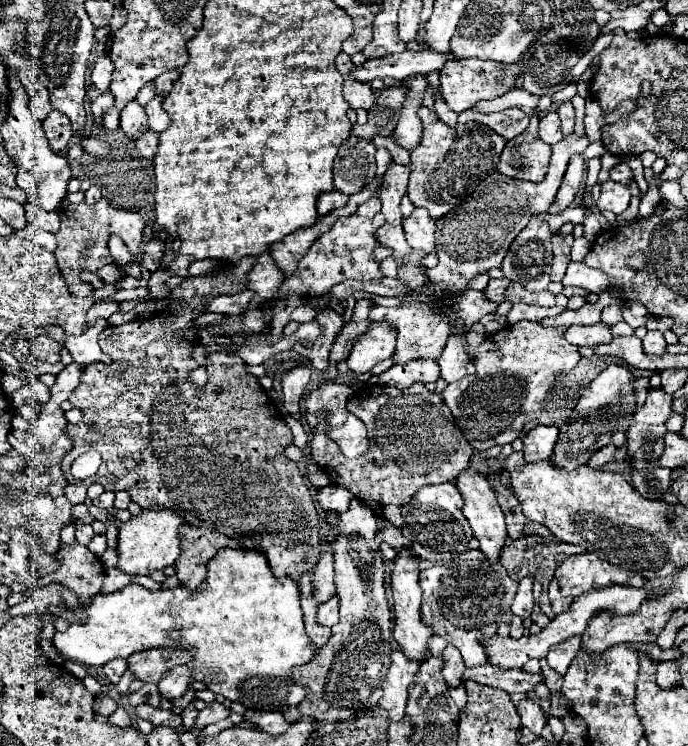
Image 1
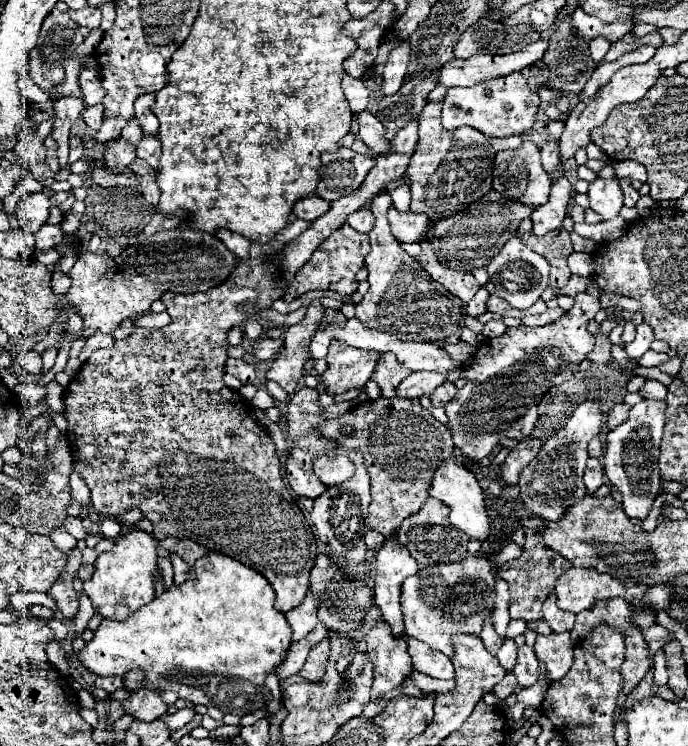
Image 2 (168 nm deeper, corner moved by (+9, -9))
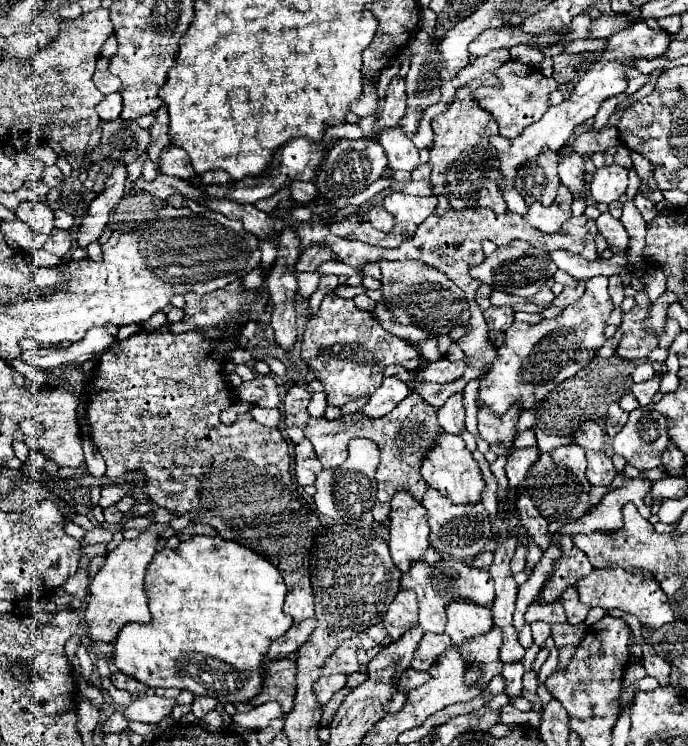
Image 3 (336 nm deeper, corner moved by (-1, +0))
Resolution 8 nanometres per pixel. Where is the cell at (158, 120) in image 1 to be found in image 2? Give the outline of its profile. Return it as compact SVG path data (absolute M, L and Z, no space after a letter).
M144 136L142 142L136 148L138 158L146 160L154 170L160 170L160 156L162 156L162 144L154 136Z

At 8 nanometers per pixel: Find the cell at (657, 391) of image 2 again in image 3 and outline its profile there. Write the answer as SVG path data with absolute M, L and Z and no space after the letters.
M654 375L650 381L636 383L632 387L632 395L638 399L638 403L642 407L646 407L646 405L650 405L654 401L654 395L660 391L660 381L662 381L662 377L660 375Z

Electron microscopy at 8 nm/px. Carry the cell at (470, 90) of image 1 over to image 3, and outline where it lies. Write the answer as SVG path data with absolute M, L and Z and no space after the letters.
M508 61L504 63L498 71L496 71L500 85L482 85L478 87L472 95L476 99L476 103L486 109L498 123L500 127L500 135L514 139L518 137L528 125L536 123L550 107L548 95L552 91L556 91L556 81L552 77L544 77L538 69L522 65L518 61Z

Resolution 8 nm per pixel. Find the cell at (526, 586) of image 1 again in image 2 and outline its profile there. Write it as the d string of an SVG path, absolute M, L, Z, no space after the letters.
M510 620L508 630L506 630L506 638L514 640L516 636L520 636L520 634L524 634L524 632L526 632L526 622L524 622L524 620Z

